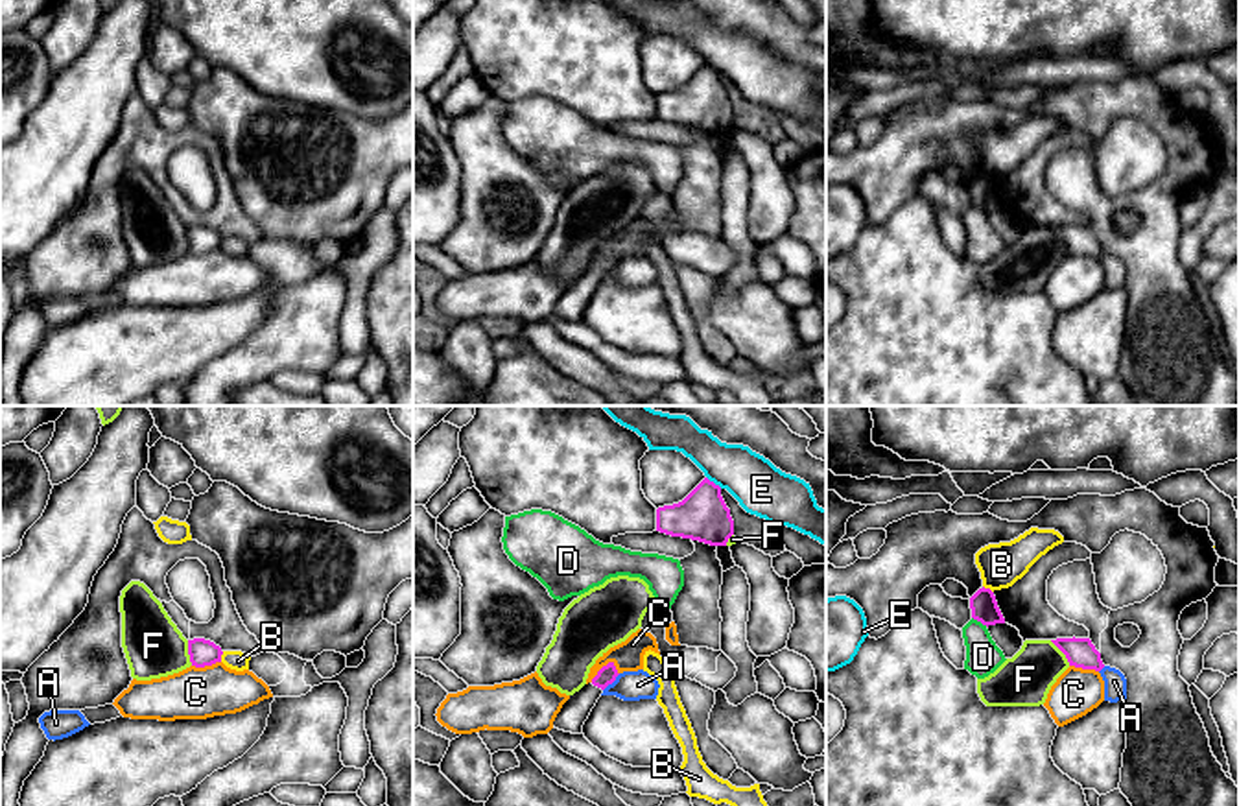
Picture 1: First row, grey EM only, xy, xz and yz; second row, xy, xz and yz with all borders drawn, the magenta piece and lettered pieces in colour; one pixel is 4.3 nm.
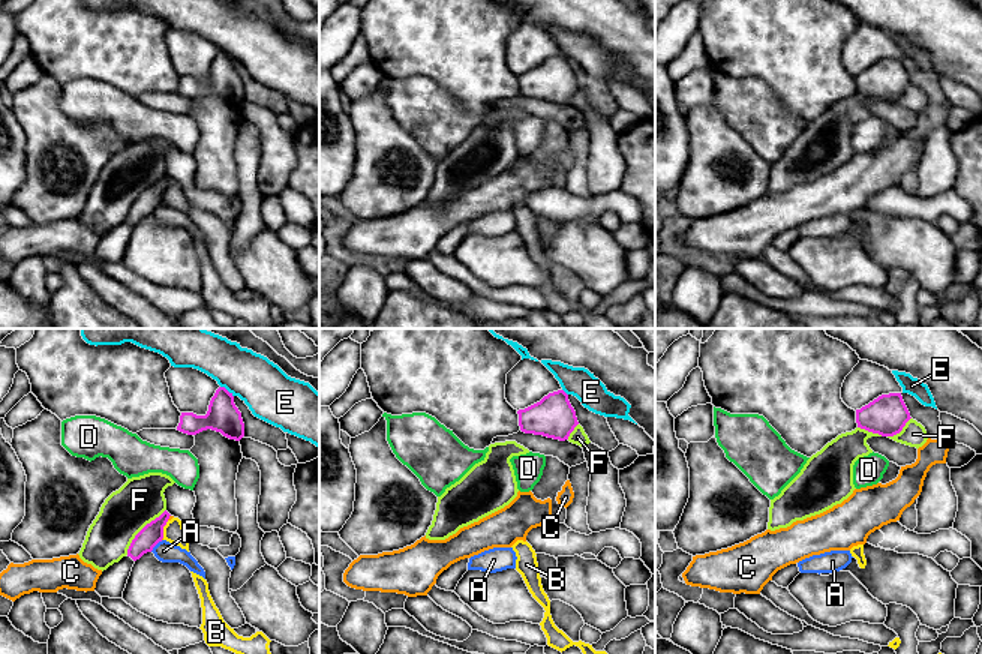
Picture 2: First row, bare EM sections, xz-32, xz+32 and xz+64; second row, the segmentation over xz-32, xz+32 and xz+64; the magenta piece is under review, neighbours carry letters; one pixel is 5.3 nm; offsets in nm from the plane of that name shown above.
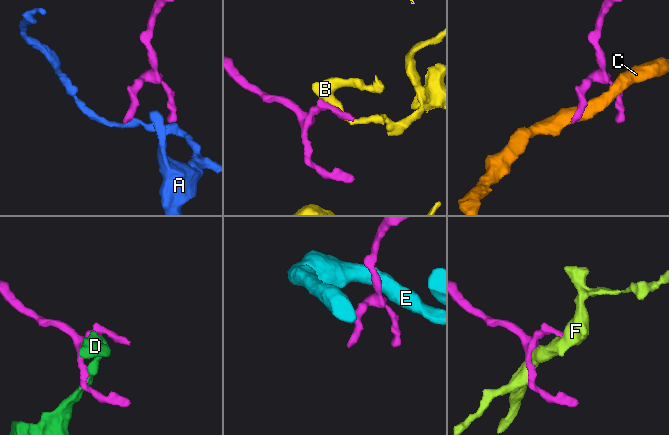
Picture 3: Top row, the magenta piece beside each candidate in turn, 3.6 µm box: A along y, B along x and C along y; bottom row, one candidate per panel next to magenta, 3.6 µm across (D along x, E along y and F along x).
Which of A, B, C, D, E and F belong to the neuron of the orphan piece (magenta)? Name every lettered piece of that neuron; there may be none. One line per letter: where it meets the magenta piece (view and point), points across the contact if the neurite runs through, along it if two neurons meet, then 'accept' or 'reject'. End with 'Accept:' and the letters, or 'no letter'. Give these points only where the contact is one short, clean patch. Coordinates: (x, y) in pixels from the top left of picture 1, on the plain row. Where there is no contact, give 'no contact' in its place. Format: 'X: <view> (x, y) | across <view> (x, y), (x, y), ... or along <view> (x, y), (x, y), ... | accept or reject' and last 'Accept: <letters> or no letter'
A: xz (611, 270) | reject
B: xy (220, 244) | along xy (224, 238), (220, 248) | reject
C: xz (601, 255) | along xz (614, 249), (607, 249), (590, 268) | reject
D: yz (979, 207) | reject
E: xz (712, 69) | along xz (707, 63), (721, 74) | reject
F: xy (188, 240) | reject
Accept: no letter

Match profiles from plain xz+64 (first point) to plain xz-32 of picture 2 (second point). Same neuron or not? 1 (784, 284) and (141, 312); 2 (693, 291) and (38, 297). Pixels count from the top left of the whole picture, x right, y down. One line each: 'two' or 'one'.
1: one
2: one

